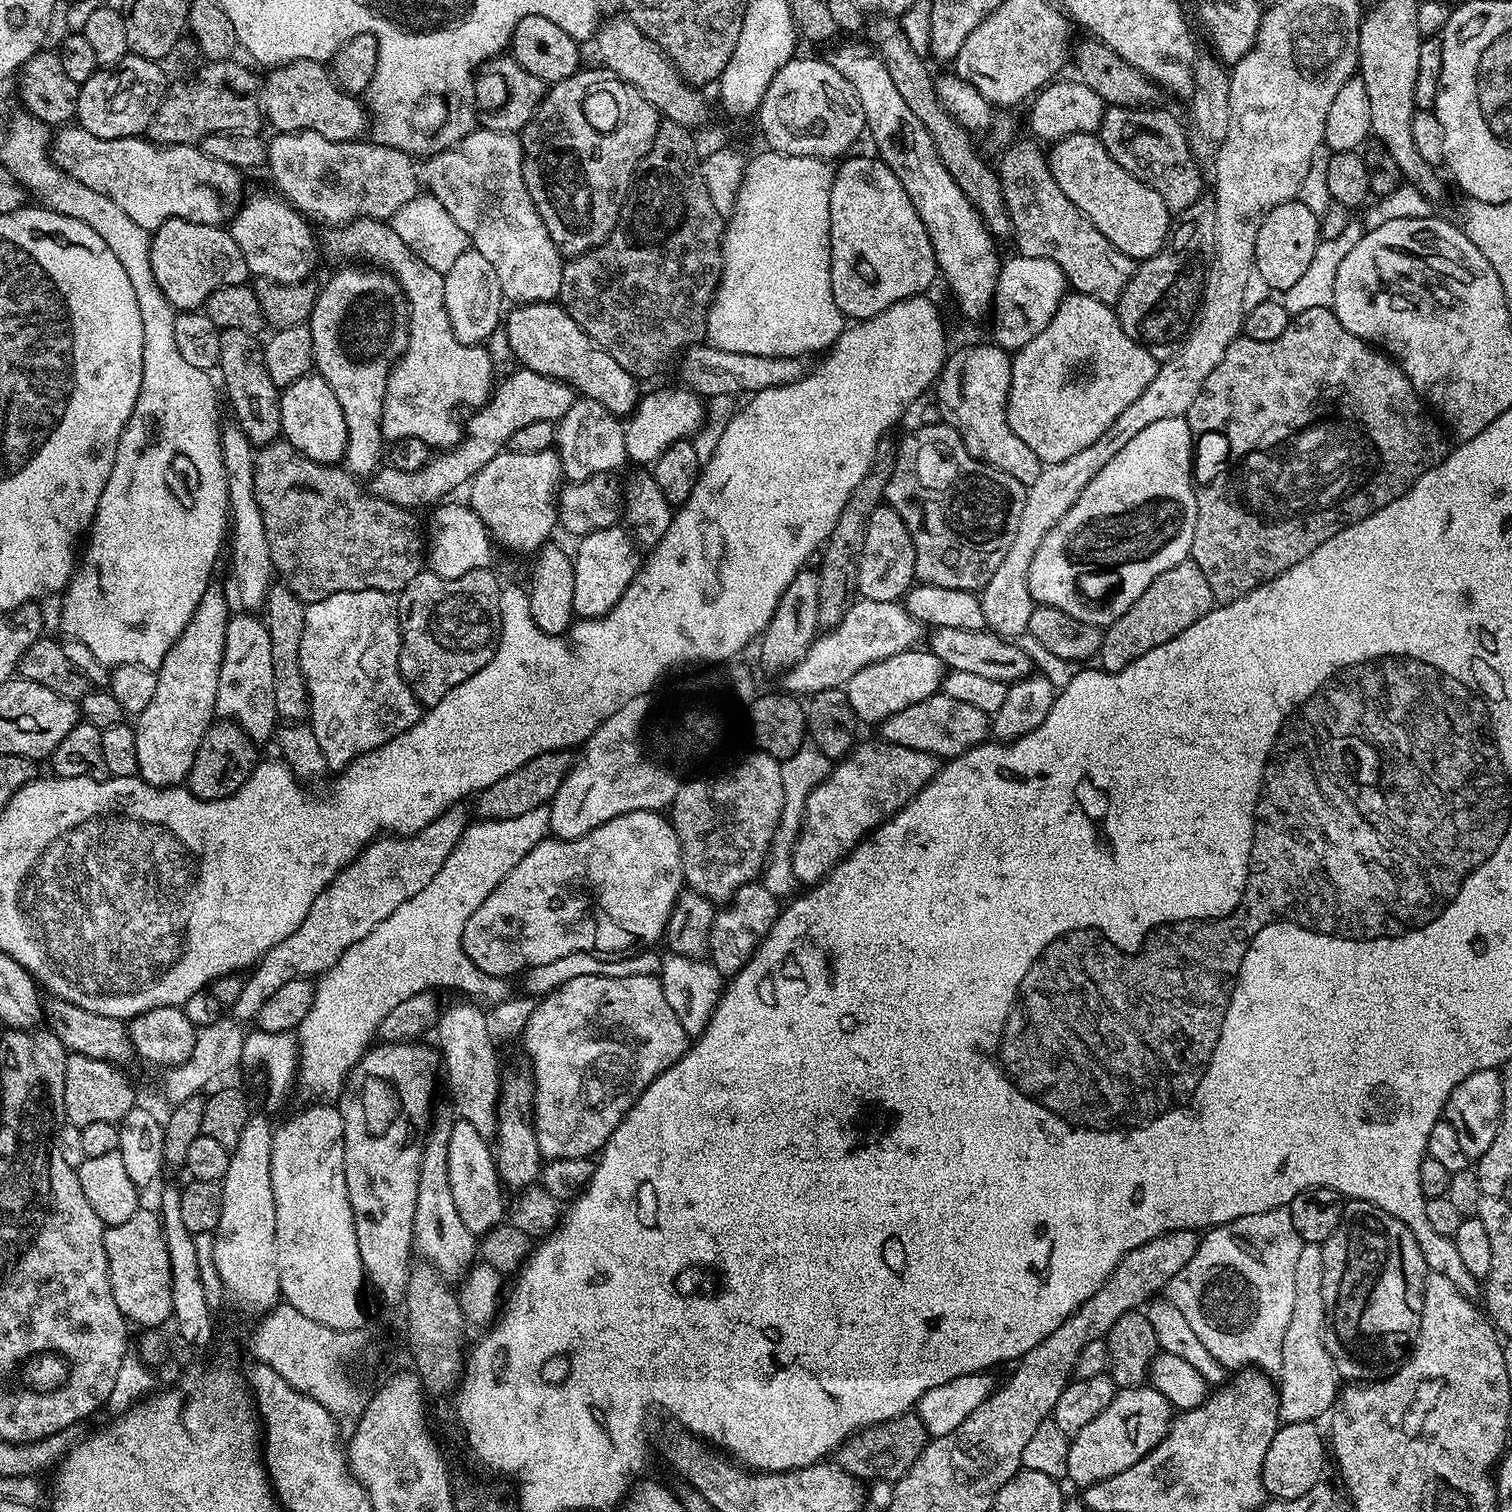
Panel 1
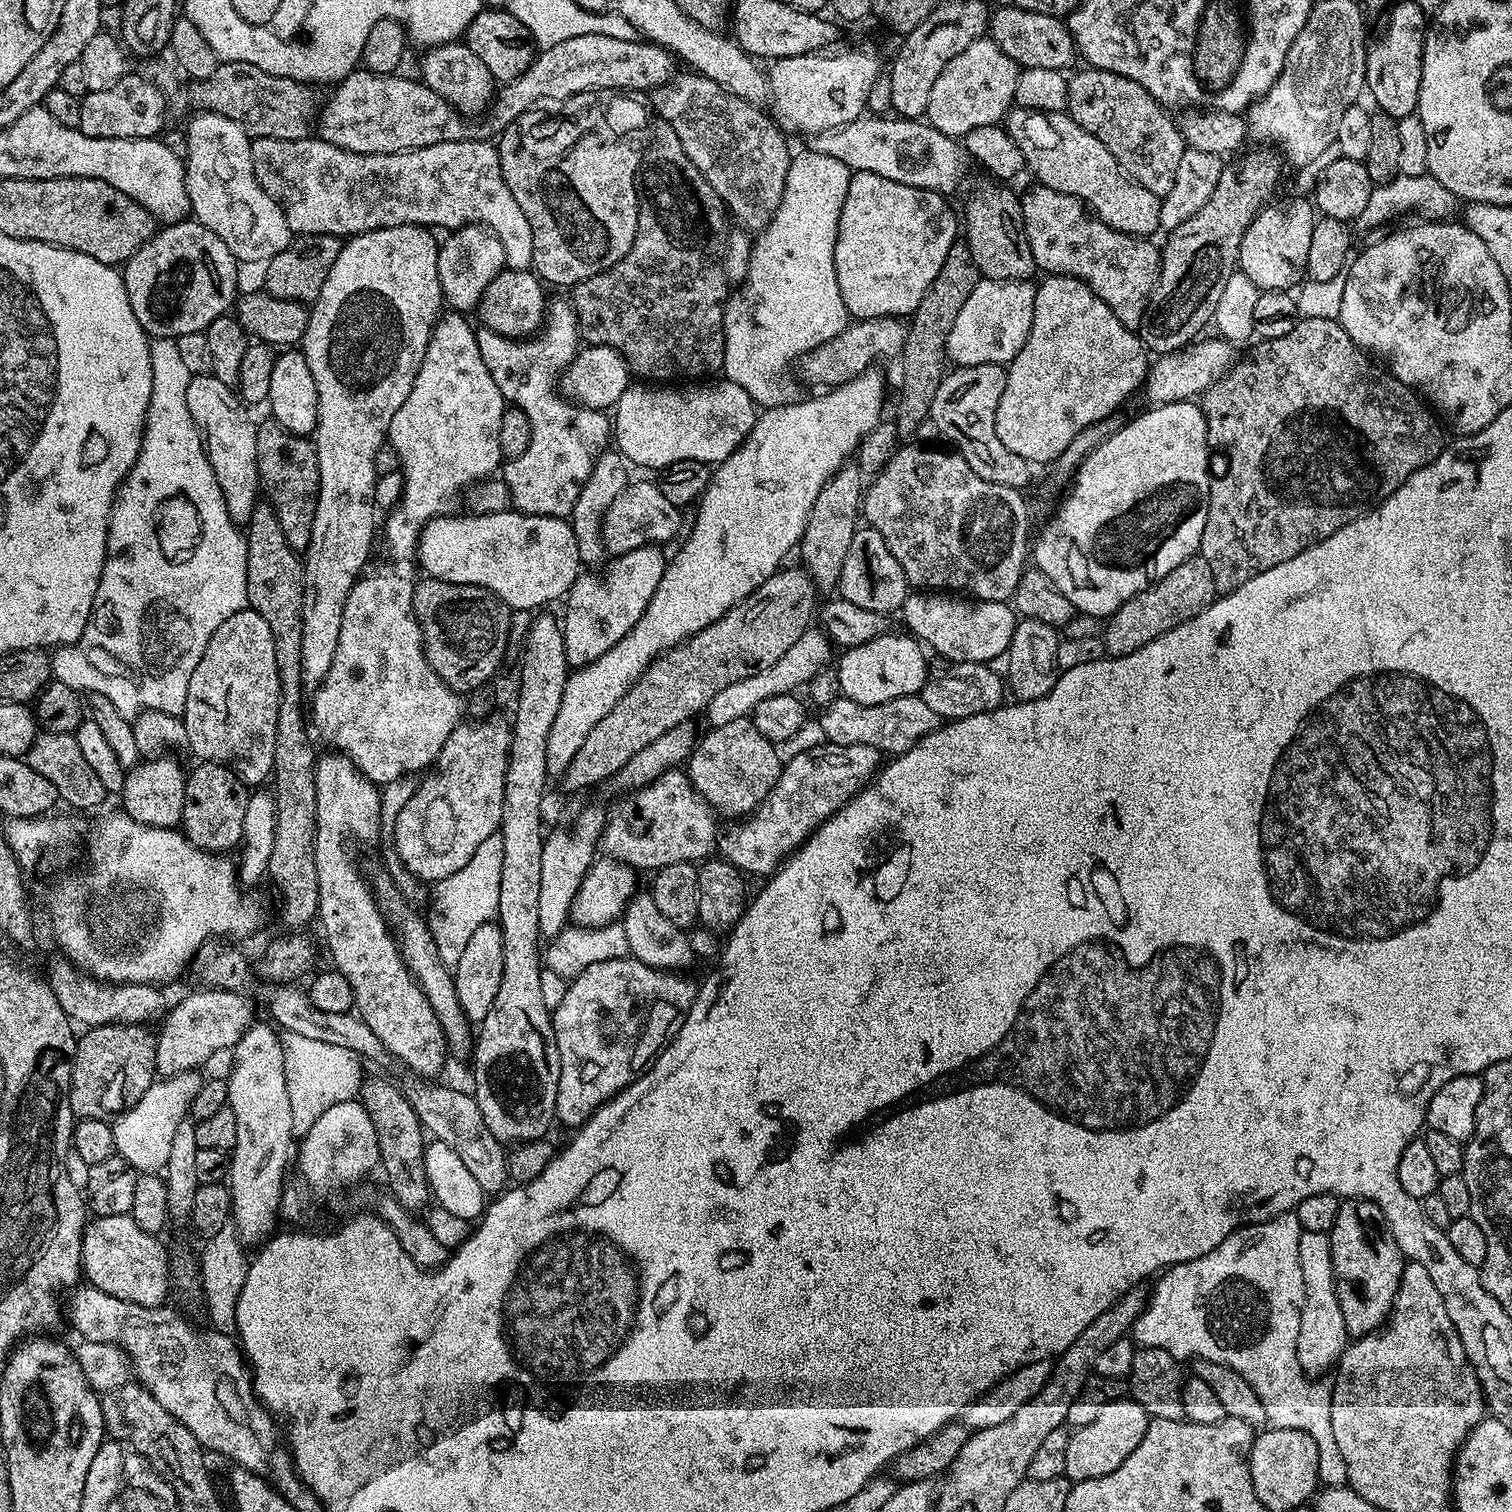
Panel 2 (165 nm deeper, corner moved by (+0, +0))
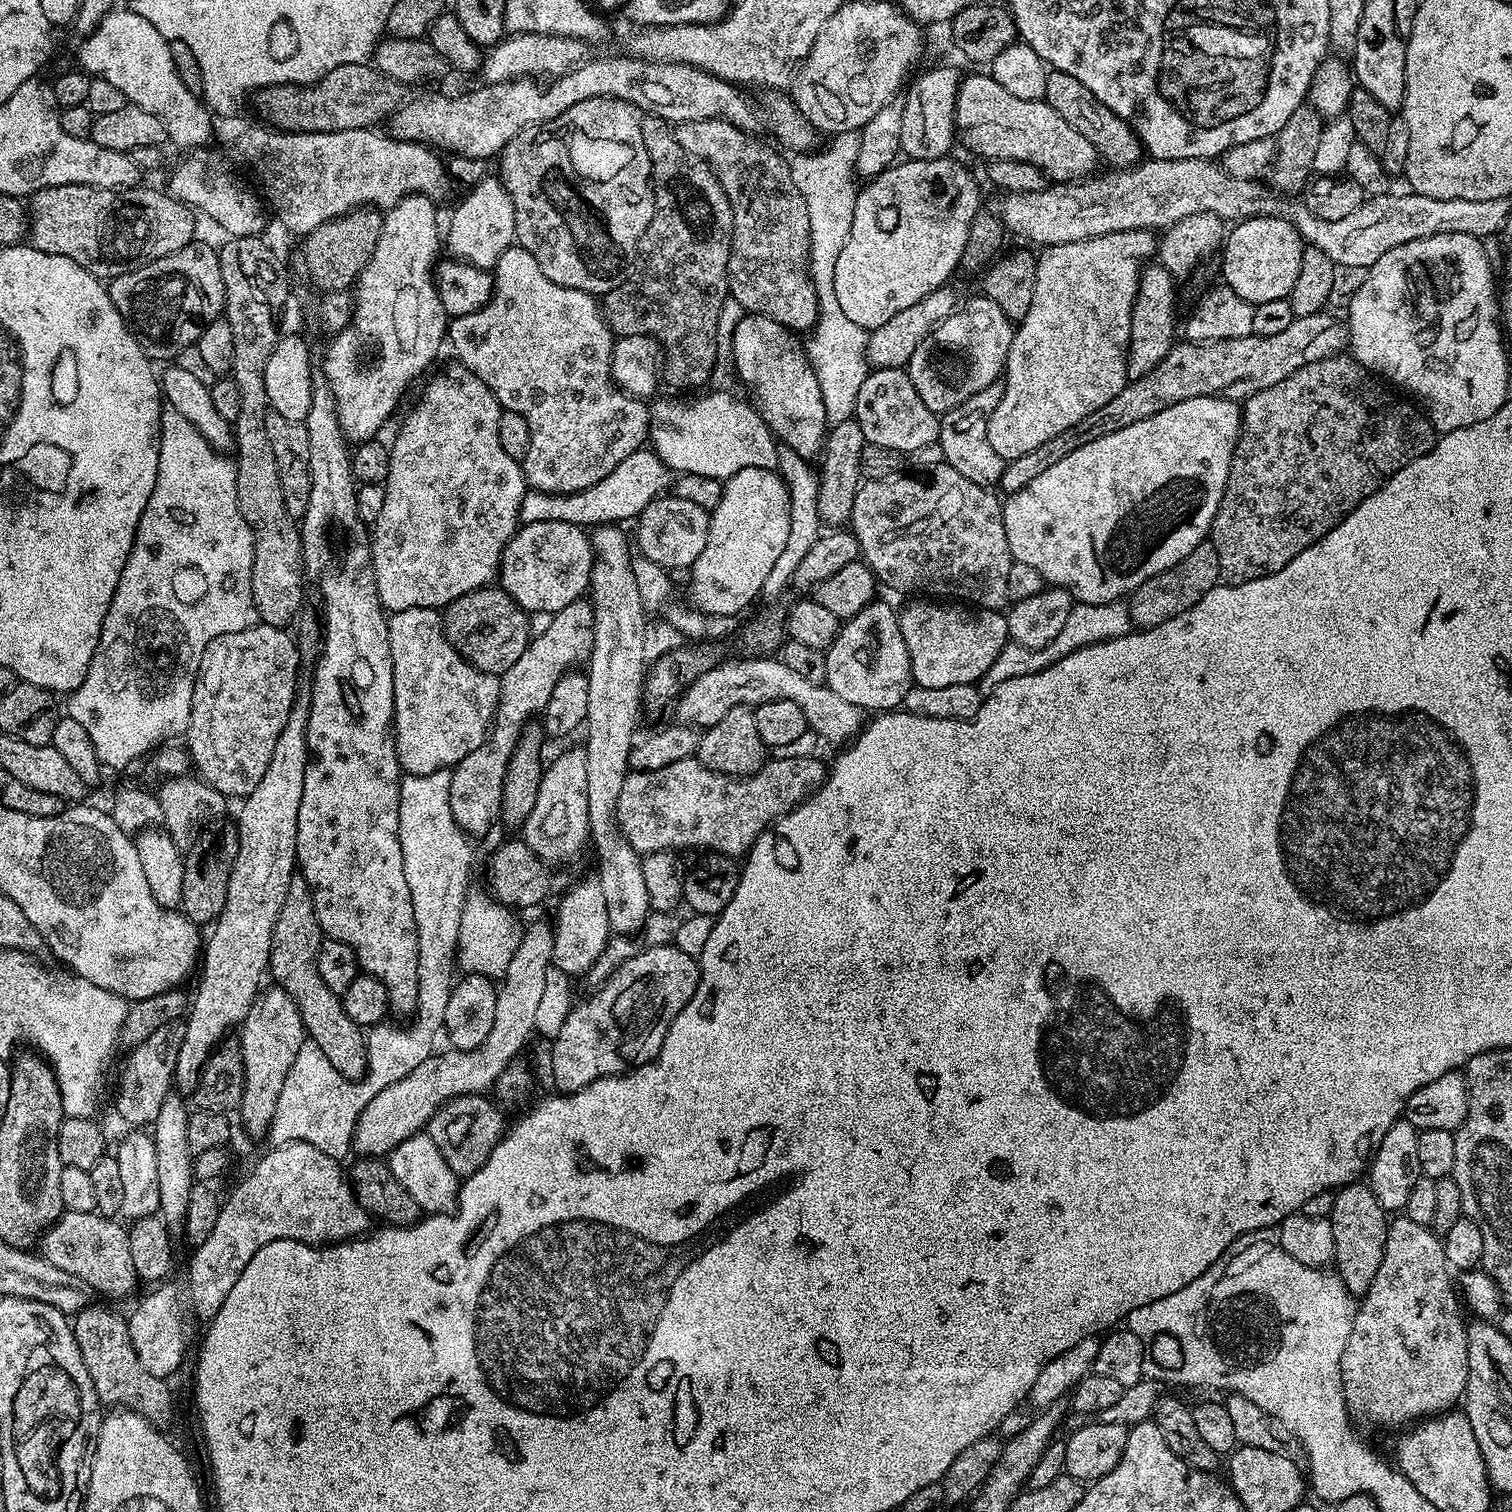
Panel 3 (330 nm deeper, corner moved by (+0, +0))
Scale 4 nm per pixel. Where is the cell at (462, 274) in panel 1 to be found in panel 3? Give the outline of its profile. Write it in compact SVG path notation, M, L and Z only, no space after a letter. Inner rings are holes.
M488 174L467 189L468 197L452 208L453 218L446 239L448 248L457 260L465 260L485 270L495 269L498 258L507 248L513 247L516 240L516 219L514 202L510 198L503 180Z

